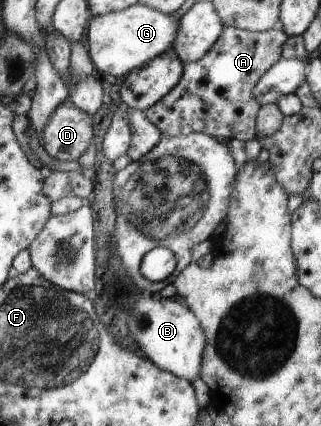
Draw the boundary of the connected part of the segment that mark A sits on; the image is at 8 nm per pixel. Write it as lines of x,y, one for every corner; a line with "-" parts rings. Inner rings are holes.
224,27
223,33
217,37
215,45
197,61
184,64
181,79
165,97
143,110
145,117
165,137
183,136
193,132
206,133
214,138
240,139
251,141
256,137
256,119
259,101
253,97
253,87
274,63
282,58
283,44
287,41
287,34
282,30
271,29
264,32
252,32
239,28

